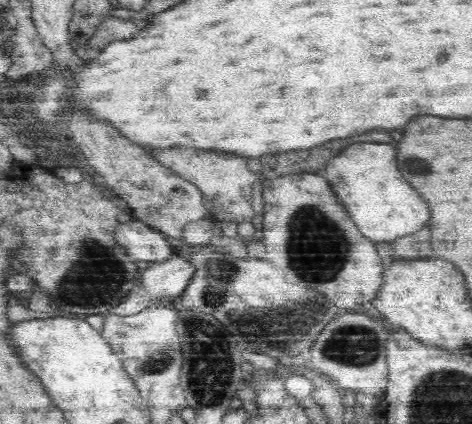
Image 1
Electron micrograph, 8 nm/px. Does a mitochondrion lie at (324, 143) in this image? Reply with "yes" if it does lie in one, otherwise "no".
no

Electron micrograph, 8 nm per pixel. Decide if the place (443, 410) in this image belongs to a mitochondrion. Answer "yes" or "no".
yes

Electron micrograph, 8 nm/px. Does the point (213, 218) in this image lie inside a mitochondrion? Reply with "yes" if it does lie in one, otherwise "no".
no

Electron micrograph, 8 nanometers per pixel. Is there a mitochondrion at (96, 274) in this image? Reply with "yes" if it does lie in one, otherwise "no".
yes

